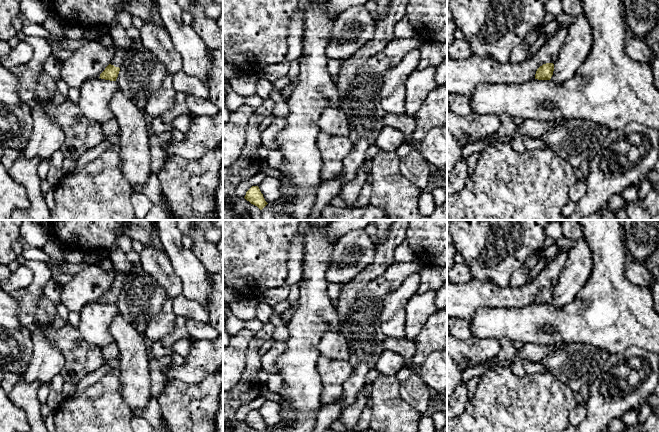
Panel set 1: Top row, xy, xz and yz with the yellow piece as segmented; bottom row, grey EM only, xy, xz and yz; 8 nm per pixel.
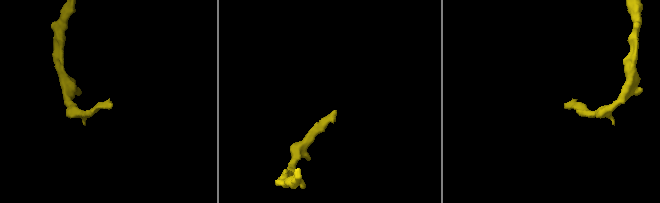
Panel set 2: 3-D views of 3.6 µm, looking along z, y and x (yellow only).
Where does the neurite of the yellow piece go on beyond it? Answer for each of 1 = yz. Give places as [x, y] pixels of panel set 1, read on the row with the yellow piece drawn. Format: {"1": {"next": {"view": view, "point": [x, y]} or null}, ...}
{"1": {"next": null}}

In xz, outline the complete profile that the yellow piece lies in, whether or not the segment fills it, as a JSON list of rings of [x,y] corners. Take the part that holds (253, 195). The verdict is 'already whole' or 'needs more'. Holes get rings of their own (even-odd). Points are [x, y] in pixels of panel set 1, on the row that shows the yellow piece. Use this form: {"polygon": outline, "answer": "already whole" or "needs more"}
{"polygon": [[[252,186],[244,197],[251,204],[257,206],[262,210],[268,203],[265,201],[263,194],[261,193],[258,186]]], "answer": "already whole"}

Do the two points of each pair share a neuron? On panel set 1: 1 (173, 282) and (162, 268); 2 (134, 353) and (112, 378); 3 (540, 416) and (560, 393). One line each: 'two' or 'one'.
1: one
2: two
3: one

